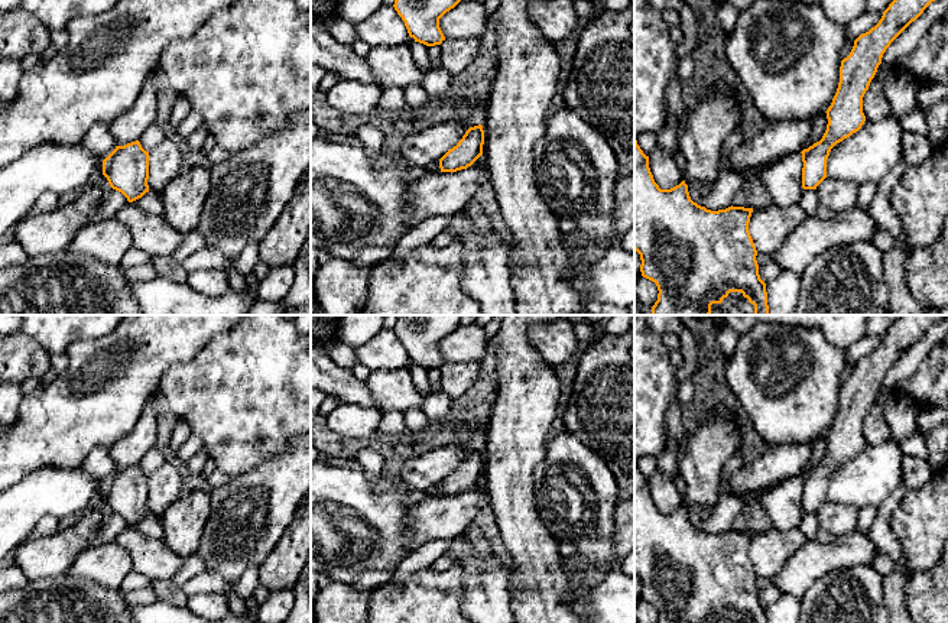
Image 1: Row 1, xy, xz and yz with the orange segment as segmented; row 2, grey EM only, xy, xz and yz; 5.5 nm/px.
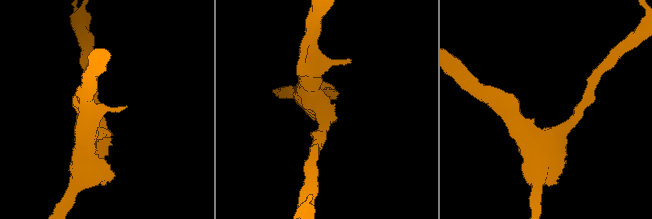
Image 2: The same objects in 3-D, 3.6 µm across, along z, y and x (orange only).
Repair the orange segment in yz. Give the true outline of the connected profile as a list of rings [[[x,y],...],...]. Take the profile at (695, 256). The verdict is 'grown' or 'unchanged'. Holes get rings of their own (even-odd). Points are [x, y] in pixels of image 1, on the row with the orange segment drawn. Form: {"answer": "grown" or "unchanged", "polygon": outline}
{"answer": "grown", "polygon": [[[634,137],[634,250],[640,254],[642,276],[658,286],[652,315],[770,315],[766,283],[760,279],[757,250],[749,231],[753,208],[728,207],[711,211],[694,202],[682,181],[671,189],[660,189]]]}

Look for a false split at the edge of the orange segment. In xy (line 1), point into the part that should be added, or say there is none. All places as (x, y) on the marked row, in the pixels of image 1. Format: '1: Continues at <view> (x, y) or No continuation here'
1: No continuation here

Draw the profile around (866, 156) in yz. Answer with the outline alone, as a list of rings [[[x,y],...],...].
[[[866,120],[861,129],[837,143],[827,159],[827,176],[857,185],[879,184],[902,158],[900,121]]]

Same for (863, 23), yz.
[[[864,12],[861,16],[845,25],[847,40],[854,42],[860,35],[869,32],[882,19],[883,13]]]

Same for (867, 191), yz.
[[[864,184],[860,186],[857,205],[863,211],[869,212],[869,208],[871,205],[874,195],[876,195],[876,191],[877,191],[877,184]]]

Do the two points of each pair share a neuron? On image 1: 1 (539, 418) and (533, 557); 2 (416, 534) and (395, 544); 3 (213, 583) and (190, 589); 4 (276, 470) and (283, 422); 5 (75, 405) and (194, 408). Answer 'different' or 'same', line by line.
1: same
2: different
3: same
4: different
5: different

